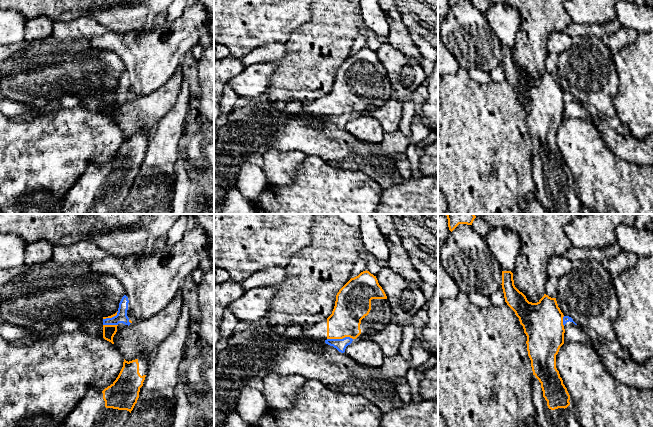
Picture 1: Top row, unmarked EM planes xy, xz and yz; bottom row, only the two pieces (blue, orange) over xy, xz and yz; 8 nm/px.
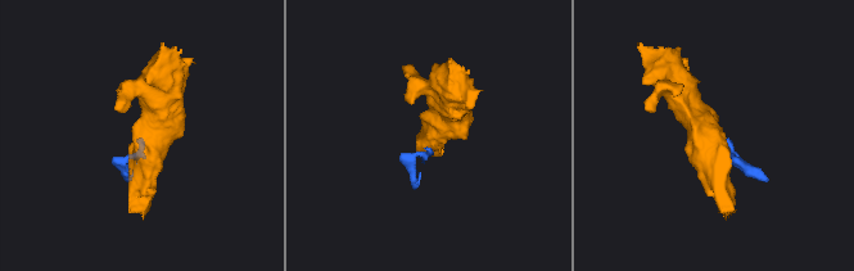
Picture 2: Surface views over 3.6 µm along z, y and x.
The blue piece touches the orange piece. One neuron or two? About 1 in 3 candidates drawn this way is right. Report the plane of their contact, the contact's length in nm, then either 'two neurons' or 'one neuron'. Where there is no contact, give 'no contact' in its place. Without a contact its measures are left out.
contact in xz; length 200 nm; two neurons

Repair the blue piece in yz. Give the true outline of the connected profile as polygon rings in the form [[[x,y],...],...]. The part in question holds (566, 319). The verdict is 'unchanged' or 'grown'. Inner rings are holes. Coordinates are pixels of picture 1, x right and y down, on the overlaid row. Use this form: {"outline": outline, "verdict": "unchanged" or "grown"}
{"outline": [[[564,316],[563,325],[565,329],[564,343],[572,342],[591,346],[588,332],[578,326],[571,317]]], "verdict": "grown"}

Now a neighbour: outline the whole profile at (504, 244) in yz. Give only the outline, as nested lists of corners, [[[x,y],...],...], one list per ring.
[[[491,228],[485,240],[502,271],[513,272],[521,246],[518,234],[507,228]]]

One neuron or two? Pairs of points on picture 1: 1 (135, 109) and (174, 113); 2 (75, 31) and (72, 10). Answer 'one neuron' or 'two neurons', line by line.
1: two neurons
2: two neurons

